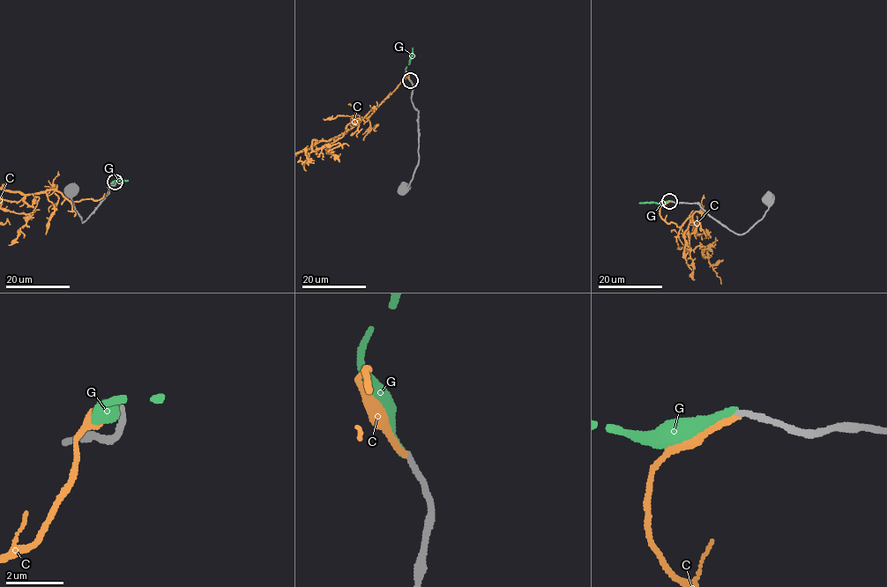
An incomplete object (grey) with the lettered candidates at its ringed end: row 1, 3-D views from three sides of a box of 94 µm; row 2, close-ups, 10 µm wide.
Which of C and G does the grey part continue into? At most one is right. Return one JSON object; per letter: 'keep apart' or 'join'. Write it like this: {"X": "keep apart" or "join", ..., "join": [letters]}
{"C": "join", "G": "keep apart", "join": ["C"]}

